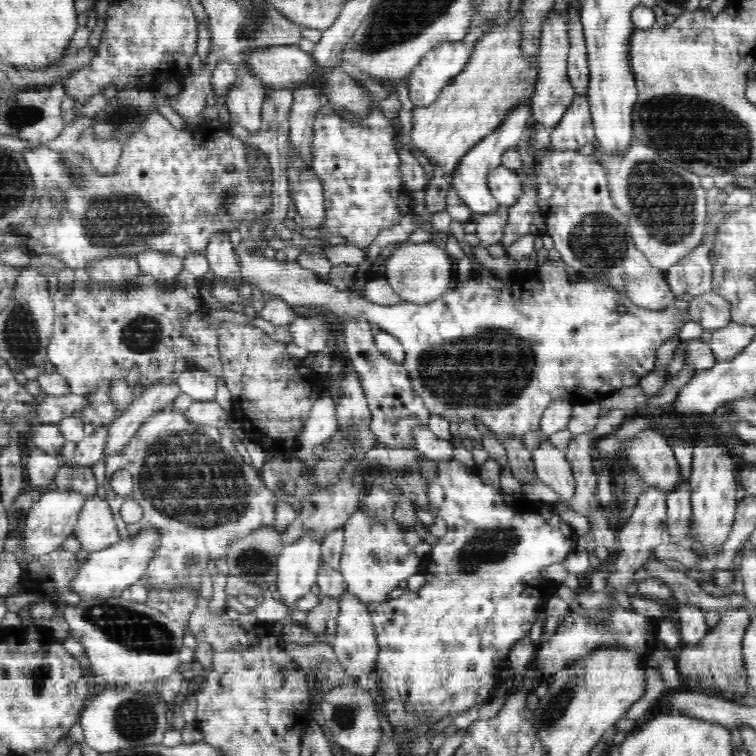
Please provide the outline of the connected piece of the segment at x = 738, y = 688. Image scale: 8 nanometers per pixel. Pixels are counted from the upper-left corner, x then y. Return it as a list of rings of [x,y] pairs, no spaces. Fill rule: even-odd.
[[[731,608],[720,617],[720,622],[714,628],[709,628],[709,633],[698,645],[688,647],[681,644],[675,659],[682,688],[689,685],[720,692],[722,696],[749,696],[742,642],[752,618],[753,615],[746,608]]]

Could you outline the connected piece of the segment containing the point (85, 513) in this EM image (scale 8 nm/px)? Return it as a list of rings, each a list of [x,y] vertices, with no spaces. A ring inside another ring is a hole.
[[[97,494],[86,497],[73,534],[79,540],[81,548],[90,553],[104,550],[121,540],[108,501]]]

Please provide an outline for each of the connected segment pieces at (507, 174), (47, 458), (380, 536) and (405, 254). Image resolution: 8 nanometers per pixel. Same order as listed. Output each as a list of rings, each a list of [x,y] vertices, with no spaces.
[[[503,165],[492,168],[486,179],[487,186],[499,206],[510,208],[523,196],[523,182],[518,172]]]
[[[33,448],[26,462],[25,476],[32,486],[44,487],[55,482],[56,473],[62,465],[58,457]]]
[[[355,510],[342,527],[345,541],[339,571],[345,580],[346,590],[365,606],[388,601],[388,594],[402,580],[421,571],[423,560],[404,541],[404,531],[398,524],[379,524],[369,520],[361,510]]]
[[[404,240],[386,260],[386,278],[393,291],[404,301],[424,304],[442,296],[449,288],[456,265],[448,252],[433,241],[412,243]]]

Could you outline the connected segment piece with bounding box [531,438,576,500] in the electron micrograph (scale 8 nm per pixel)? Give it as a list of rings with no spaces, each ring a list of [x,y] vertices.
[[[546,438],[531,452],[531,457],[537,478],[550,486],[559,497],[570,500],[574,496],[576,483],[563,451],[556,449]]]

